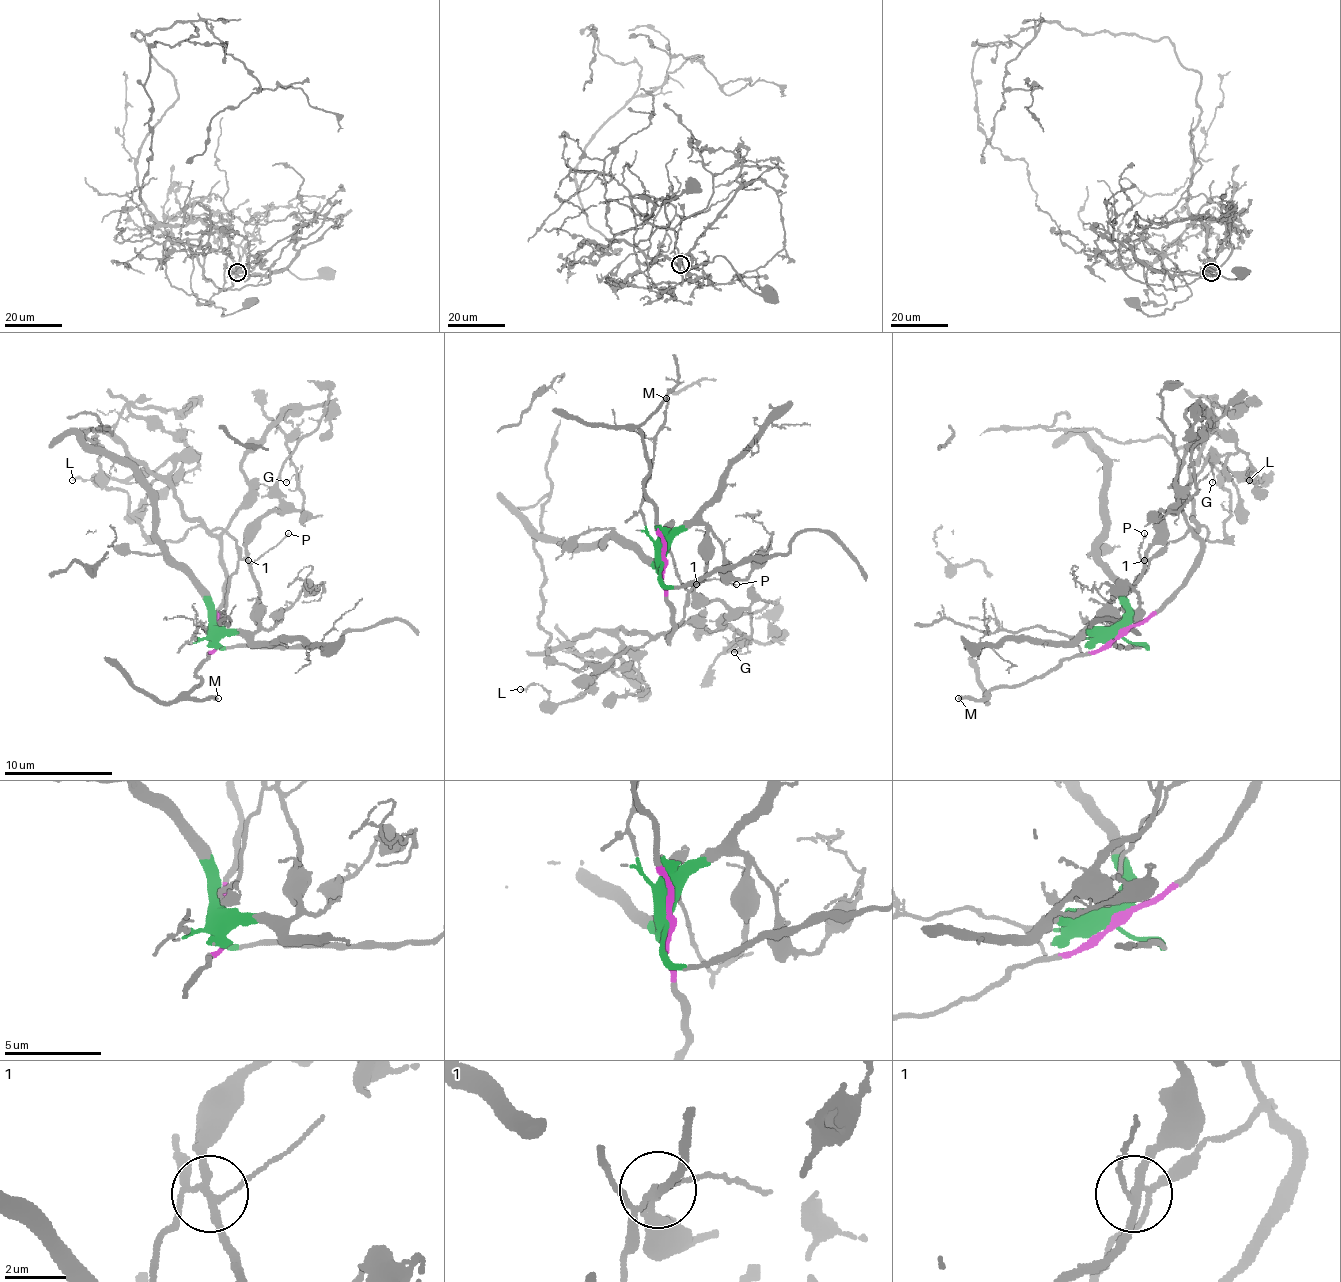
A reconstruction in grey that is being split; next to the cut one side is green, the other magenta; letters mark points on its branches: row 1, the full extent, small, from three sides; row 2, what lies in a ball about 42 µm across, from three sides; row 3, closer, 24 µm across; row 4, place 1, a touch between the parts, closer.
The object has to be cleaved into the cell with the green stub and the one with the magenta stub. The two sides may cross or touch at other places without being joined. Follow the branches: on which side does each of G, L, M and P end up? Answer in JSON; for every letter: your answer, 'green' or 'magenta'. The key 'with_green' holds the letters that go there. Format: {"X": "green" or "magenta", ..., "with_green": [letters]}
{"G": "green", "L": "magenta", "M": "magenta", "P": "magenta", "with_green": ["G"]}

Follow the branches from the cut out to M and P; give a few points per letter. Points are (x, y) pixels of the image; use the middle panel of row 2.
M: (664, 562), (664, 540), (658, 535), (656, 505), (645, 494), (647, 461), (645, 440), (637, 426), (666, 399)
P: (664, 562), (672, 622), (669, 641), (672, 627), (683, 616), (685, 594), (696, 584), (721, 578), (737, 584)

